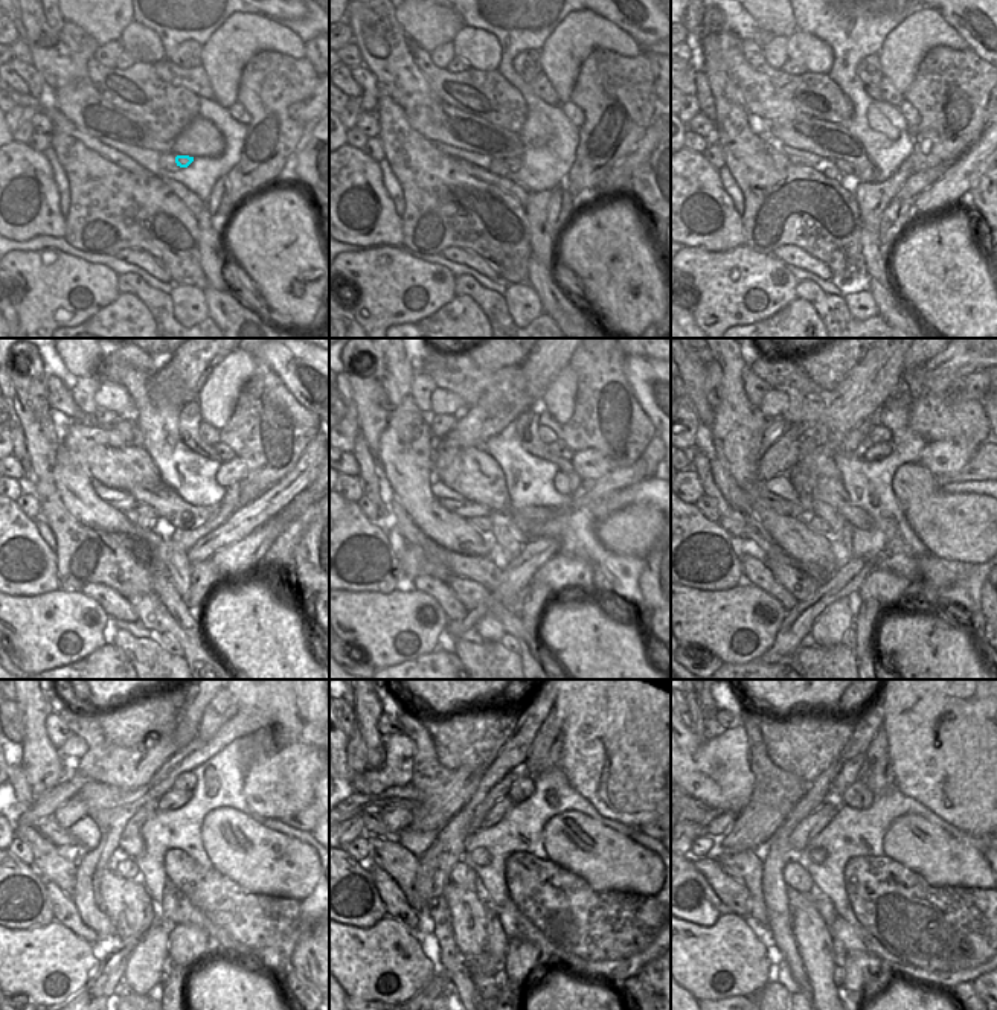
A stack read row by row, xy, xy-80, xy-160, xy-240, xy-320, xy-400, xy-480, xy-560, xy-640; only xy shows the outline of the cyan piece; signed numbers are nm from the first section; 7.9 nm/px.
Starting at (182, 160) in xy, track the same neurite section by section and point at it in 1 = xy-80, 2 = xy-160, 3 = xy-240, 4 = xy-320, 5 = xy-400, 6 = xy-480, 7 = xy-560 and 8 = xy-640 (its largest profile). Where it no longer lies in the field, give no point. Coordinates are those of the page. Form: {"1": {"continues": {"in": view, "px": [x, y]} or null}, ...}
{"1": {"continues": {"in": "xy-80", "px": [514, 165]}}, "2": {"continues": {"in": "xy-160", "px": [840, 165]}}, "3": {"continues": {"in": "xy-240", "px": [139, 508]}}, "4": {"continues": {"in": "xy-320", "px": [467, 509]}}, "5": {"continues": {"in": "xy-400", "px": [759, 497]}}, "6": {"continues": {"in": "xy-480", "px": [60, 837]}}, "7": {"continues": {"in": "xy-560", "px": [372, 821]}}, "8": {"continues": {"in": "xy-640", "px": [702, 811]}}}

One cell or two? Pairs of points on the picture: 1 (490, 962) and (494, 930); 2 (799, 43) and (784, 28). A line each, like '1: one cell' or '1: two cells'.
1: one cell
2: two cells

